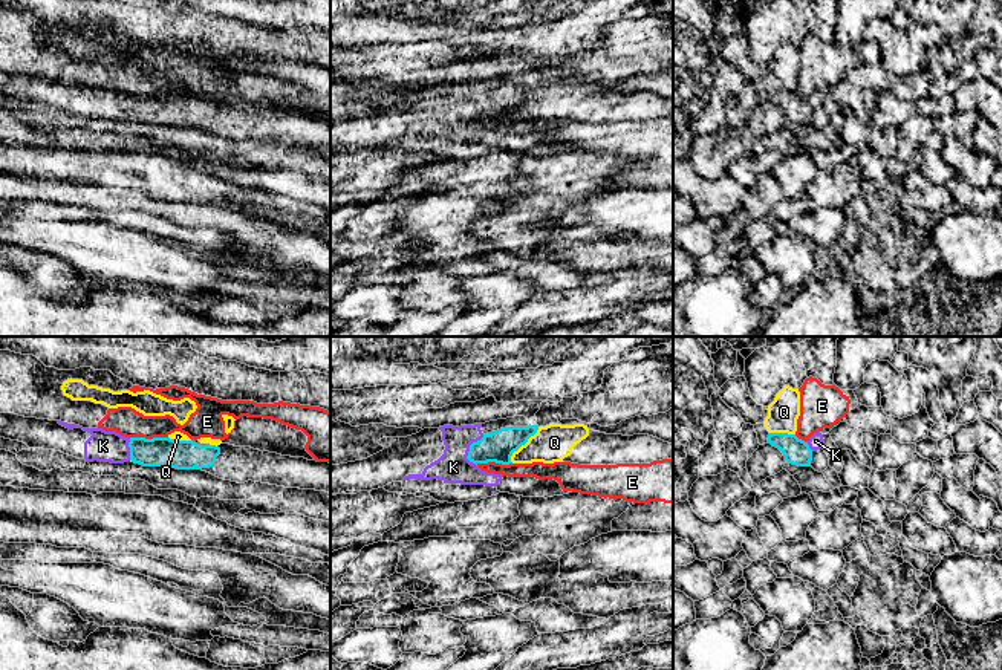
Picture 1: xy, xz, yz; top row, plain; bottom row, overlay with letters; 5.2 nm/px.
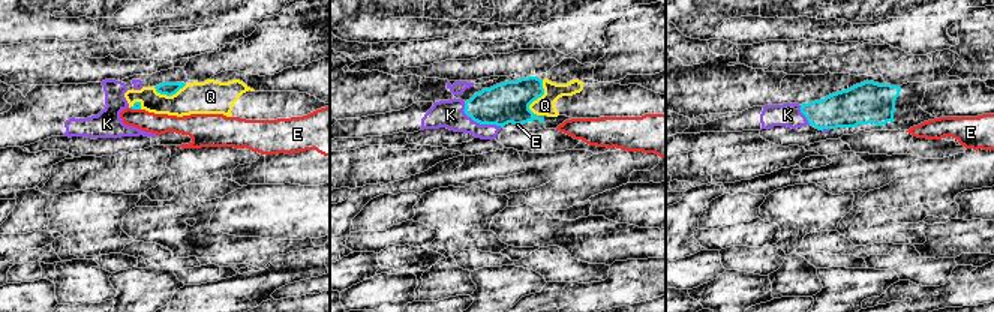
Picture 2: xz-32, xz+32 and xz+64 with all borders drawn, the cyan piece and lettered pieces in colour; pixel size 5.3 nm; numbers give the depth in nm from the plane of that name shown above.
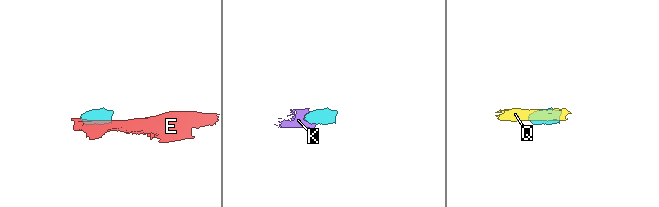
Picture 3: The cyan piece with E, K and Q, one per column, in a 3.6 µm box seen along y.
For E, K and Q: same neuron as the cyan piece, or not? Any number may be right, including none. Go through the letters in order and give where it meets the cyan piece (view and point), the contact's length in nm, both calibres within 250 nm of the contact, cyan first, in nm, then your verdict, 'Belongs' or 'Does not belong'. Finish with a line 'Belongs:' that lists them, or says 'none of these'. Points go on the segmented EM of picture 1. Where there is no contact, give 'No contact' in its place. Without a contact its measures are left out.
E: Touches cyan at xy (149, 439). Shared border 200 nm. Thickness 160 nm (cyan) against 150 nm. Does not belong
K: Touches cyan at xz (470, 450). Shared border 170 nm. Thickness 160 nm (cyan) against 170 nm. Belongs
Q: Touches cyan at xz (522, 444). Shared border 240 nm. Thickness 160 nm (cyan) against 200 nm. Does not belong
Belongs: K

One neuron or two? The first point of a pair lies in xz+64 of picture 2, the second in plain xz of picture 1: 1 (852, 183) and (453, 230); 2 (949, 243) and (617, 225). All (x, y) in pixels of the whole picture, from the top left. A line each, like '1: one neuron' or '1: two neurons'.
1: two neurons
2: two neurons

